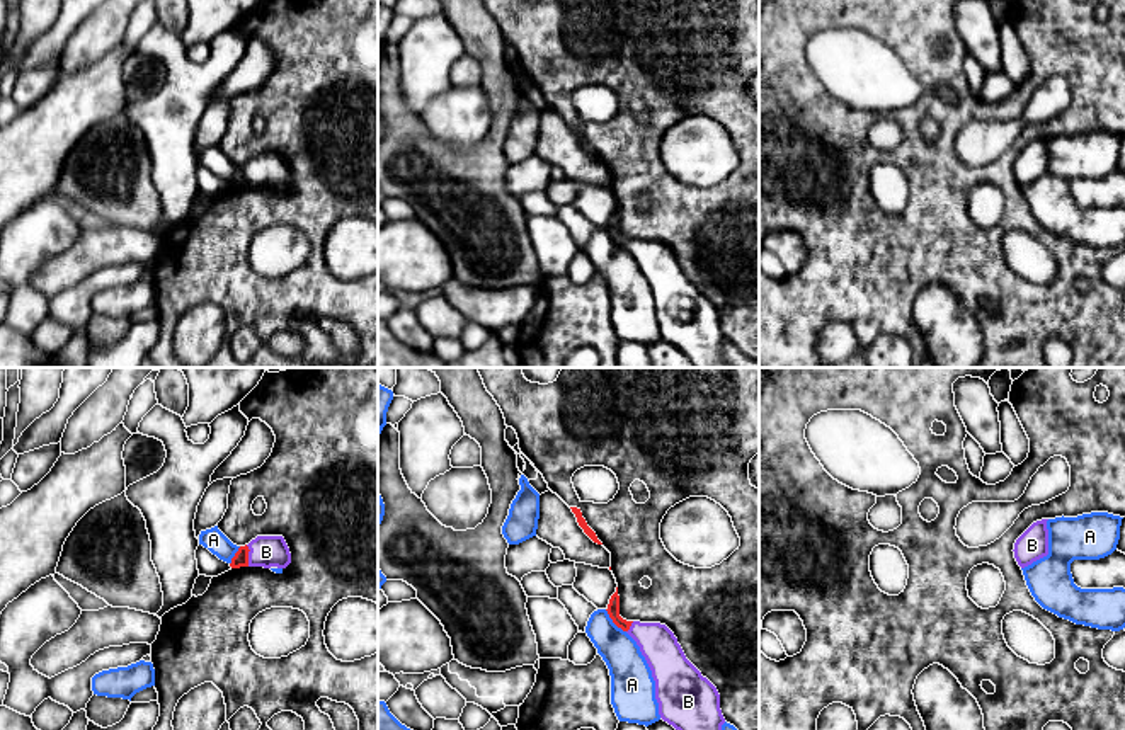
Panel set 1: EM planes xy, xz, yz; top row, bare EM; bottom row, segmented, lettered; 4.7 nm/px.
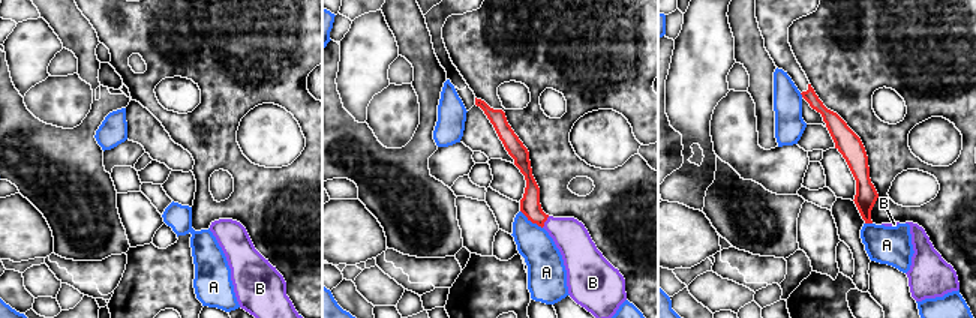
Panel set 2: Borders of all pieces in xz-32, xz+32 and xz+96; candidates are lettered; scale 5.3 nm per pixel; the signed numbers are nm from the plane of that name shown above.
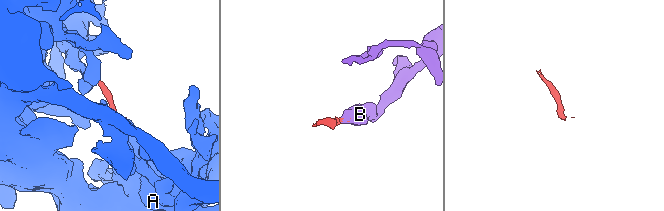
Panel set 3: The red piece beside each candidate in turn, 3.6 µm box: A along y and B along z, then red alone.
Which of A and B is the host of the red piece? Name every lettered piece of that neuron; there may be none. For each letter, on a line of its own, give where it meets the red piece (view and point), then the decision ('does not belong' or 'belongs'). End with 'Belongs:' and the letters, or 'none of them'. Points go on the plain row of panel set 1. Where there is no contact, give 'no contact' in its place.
A: contact xz (613, 240); does not belong
B: contact xy (247, 174); belongs
Belongs: B

